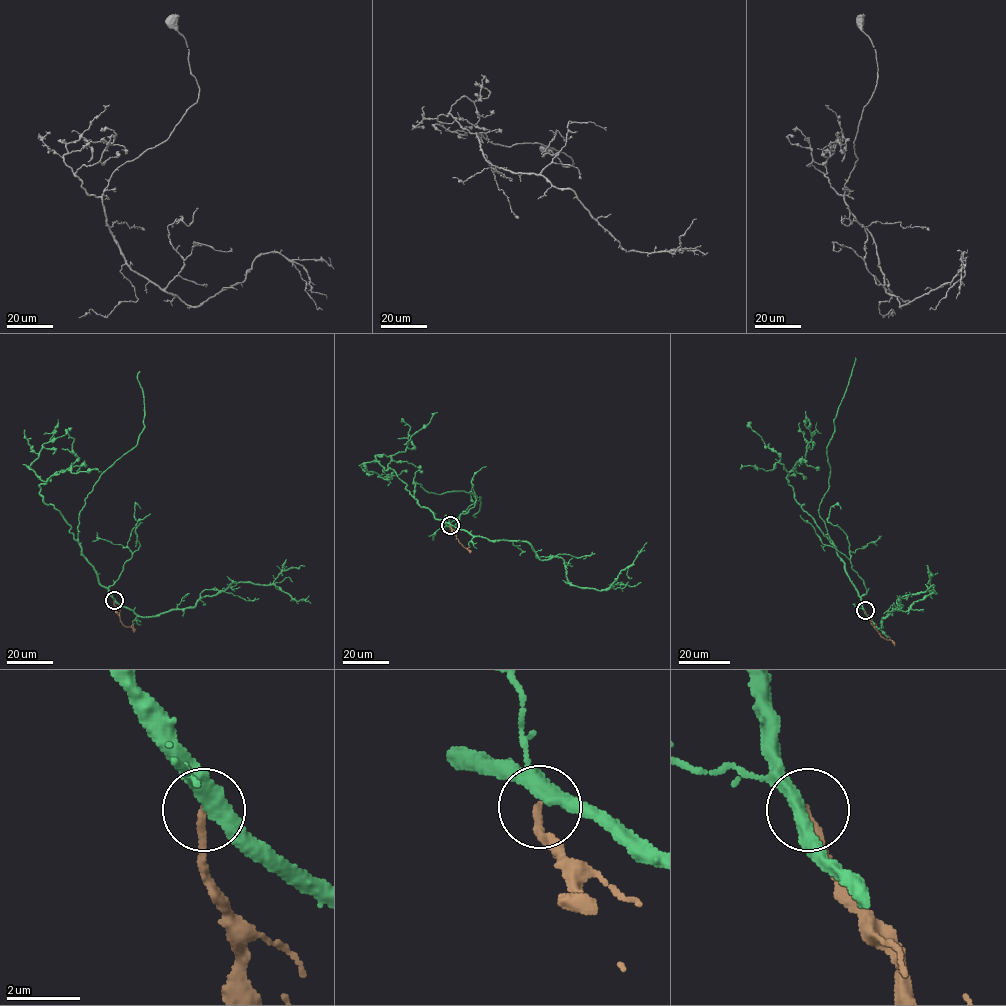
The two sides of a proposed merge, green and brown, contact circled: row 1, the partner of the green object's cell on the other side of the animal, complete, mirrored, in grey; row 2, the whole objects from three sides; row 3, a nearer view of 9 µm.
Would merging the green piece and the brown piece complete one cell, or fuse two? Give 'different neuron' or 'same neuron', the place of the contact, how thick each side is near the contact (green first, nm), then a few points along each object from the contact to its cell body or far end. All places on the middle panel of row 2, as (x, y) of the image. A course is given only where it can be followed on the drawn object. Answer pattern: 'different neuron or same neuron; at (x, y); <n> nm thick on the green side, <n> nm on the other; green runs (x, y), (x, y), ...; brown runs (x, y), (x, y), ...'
different neuron; at (450, 525); 420 nm thick on the green side, 190 nm on the other; green runs (450, 525), (418, 504), (413, 491), (416, 483), (428, 493), (467, 491), (480, 497), (476, 516); brown runs (450, 525), (469, 552)

